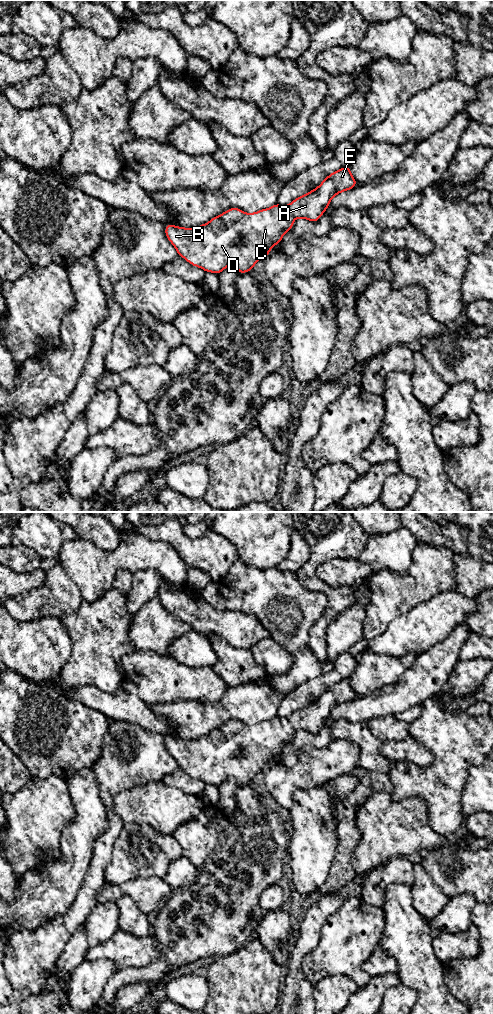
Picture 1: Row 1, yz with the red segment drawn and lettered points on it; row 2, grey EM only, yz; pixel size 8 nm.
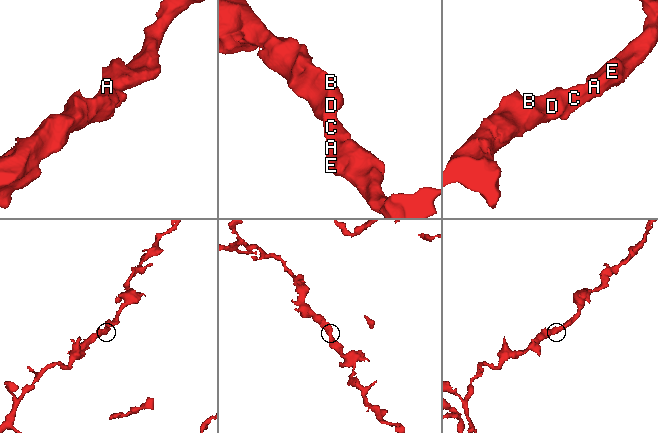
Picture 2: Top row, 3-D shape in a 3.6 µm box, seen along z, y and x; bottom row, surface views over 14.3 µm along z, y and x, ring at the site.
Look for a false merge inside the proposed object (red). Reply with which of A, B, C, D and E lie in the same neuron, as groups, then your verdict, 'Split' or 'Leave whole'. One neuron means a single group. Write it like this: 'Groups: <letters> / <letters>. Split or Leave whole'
Groups: A B C D E. Leave whole

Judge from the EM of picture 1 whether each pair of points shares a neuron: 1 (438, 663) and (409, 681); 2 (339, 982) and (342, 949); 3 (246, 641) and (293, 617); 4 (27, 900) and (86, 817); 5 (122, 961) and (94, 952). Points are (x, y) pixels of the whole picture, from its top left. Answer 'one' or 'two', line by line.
1: one
2: two
3: two
4: one
5: one

